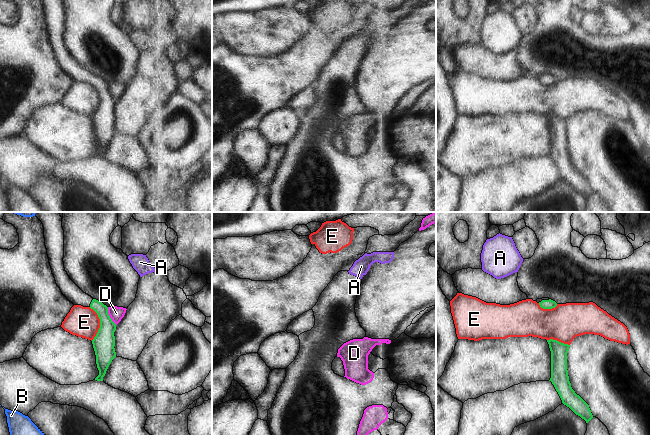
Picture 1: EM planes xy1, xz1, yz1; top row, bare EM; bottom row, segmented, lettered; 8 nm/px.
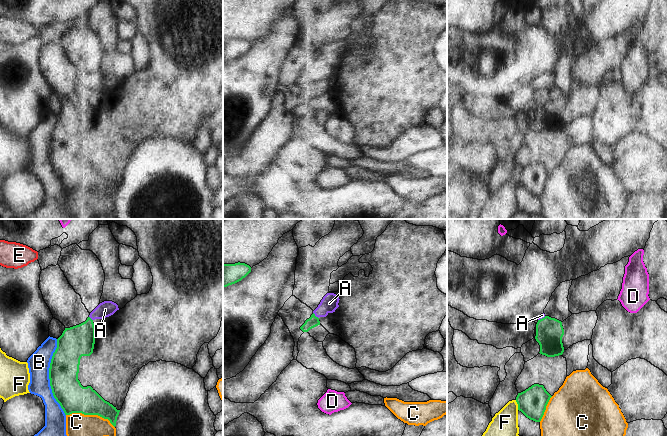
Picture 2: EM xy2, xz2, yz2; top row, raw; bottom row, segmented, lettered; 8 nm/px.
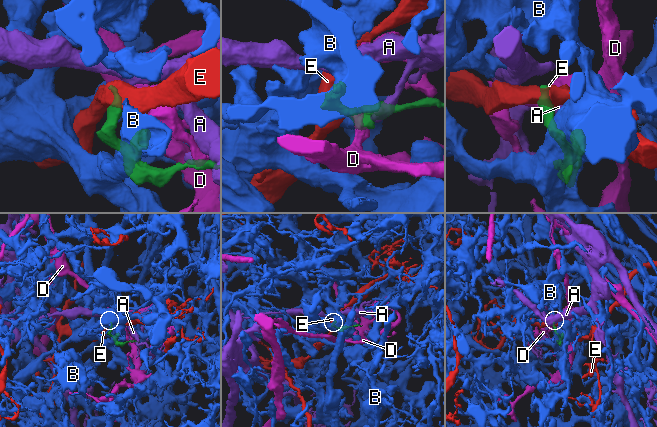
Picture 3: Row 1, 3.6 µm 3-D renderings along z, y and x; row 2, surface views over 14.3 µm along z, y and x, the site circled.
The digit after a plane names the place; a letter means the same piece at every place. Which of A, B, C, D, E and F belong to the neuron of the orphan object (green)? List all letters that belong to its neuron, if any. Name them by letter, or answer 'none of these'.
none of these

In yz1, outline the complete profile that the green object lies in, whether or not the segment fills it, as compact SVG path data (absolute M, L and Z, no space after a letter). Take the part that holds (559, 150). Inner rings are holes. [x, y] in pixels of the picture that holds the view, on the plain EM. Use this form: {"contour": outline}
{"contour": "M547 116L551 127L551 154L562 179L588 199L593 191L589 181L571 163L567 146L567 129L570 121L557 116Z"}

